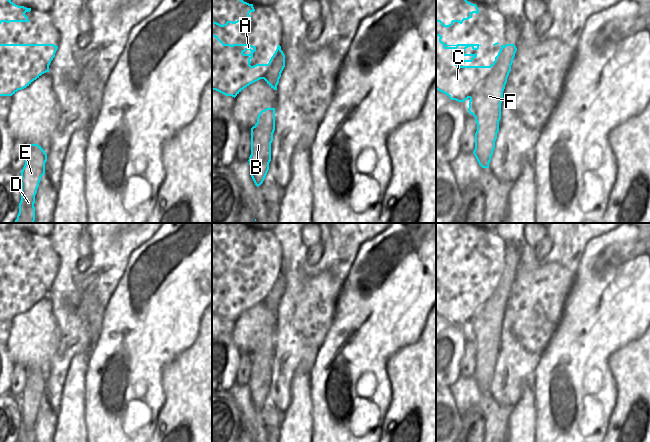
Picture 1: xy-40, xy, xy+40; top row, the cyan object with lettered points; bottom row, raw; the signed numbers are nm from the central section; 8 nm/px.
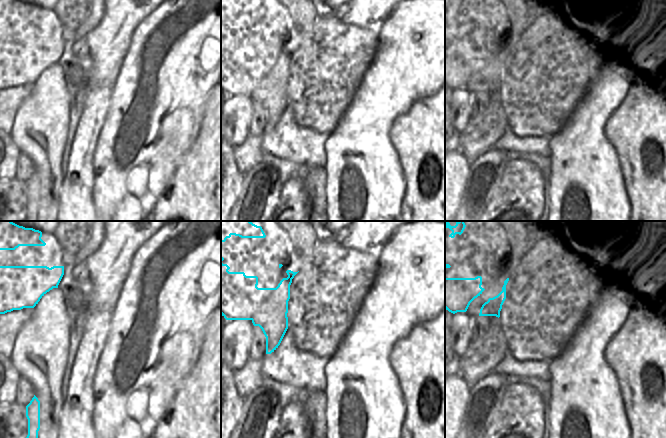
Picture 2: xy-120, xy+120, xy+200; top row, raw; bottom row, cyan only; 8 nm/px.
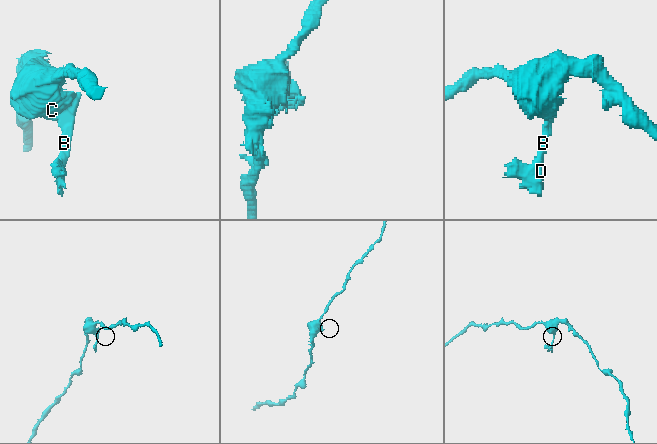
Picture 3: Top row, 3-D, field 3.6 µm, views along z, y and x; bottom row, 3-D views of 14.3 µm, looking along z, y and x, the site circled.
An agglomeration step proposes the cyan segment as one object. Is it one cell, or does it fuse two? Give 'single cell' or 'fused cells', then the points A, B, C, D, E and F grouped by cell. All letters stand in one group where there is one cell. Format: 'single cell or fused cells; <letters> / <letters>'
fused cells; A C / B D E F

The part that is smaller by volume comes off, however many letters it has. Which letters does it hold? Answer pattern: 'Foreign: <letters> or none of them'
Foreign: B, D, E, F

